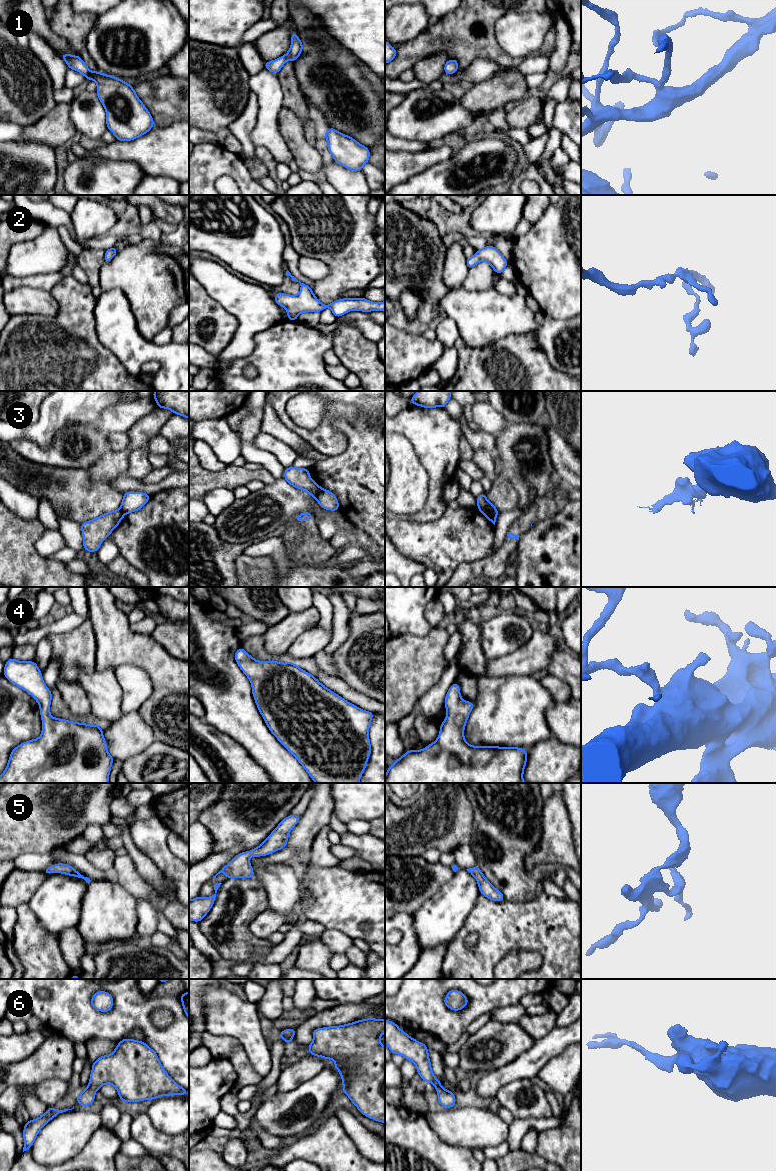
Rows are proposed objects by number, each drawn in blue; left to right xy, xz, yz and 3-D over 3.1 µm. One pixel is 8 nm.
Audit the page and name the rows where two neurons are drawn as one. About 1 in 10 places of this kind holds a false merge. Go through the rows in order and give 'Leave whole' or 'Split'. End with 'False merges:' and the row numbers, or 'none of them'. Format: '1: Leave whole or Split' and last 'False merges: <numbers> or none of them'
1: Leave whole
2: Leave whole
3: Split
4: Leave whole
5: Leave whole
6: Leave whole
False merges: 3

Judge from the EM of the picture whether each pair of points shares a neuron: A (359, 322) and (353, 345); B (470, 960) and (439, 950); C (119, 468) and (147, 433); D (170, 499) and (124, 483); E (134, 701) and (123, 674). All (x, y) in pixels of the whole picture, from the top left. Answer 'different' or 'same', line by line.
A: different
B: different
C: same
D: different
E: same

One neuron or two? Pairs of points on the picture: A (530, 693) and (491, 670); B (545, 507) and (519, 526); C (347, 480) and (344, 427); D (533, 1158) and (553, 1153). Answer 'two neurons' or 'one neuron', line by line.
A: two neurons
B: one neuron
C: one neuron
D: two neurons

